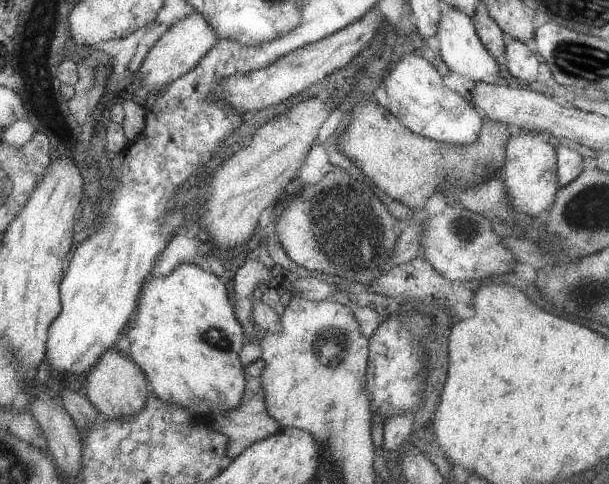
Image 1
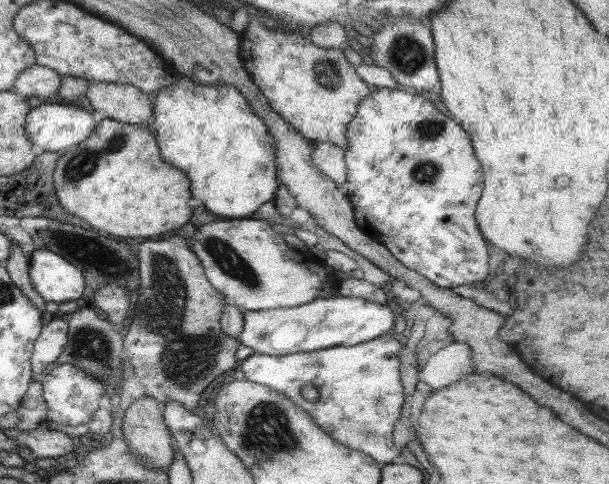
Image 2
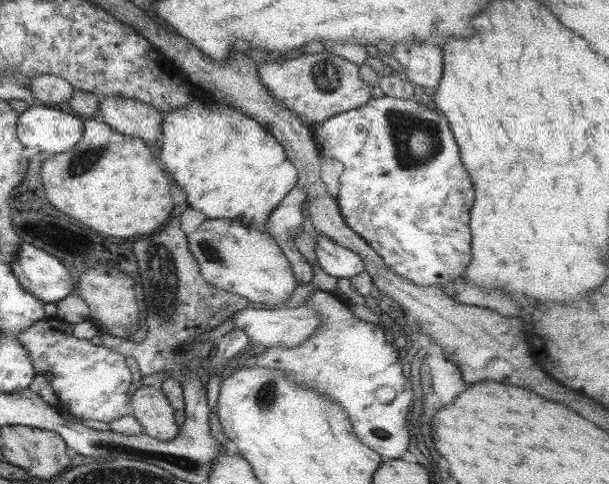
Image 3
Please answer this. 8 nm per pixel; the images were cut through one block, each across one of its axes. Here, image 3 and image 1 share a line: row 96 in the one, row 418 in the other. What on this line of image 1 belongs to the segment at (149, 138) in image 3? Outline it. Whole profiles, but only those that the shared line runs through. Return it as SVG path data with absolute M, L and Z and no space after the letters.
M109 347L91 366L85 378L80 380L86 390L85 397L105 419L128 417L142 411L145 406L150 390L148 381L143 371L127 357L127 354L119 354L114 347Z

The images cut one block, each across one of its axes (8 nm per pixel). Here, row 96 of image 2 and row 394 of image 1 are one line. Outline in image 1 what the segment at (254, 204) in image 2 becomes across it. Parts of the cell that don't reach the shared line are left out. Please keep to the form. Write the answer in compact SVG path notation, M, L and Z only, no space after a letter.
M191 263L178 264L168 275L153 277L147 279L148 283L143 285L141 291L141 298L139 298L139 305L137 306L137 313L135 314L135 324L133 328L128 327L127 336L129 339L129 352L128 356L132 361L143 371L148 381L149 388L155 393L155 396L166 403L179 405L185 409L189 409L195 416L199 418L206 417L207 415L221 415L222 412L227 412L235 406L239 406L242 399L242 394L245 388L245 377L243 366L239 363L237 353L246 342L244 330L239 324L234 315L234 308L230 299L228 299L229 291L219 279L212 273L207 273L201 270L197 265Z

